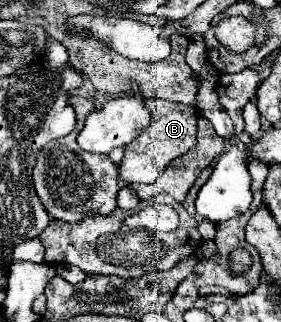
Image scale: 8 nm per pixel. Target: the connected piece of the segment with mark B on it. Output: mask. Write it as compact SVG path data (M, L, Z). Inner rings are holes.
M148 99L146 109L150 111L148 127L126 147L120 163L120 177L126 183L152 183L164 171L164 167L190 151L196 145L196 109L180 103L168 103L164 99Z

